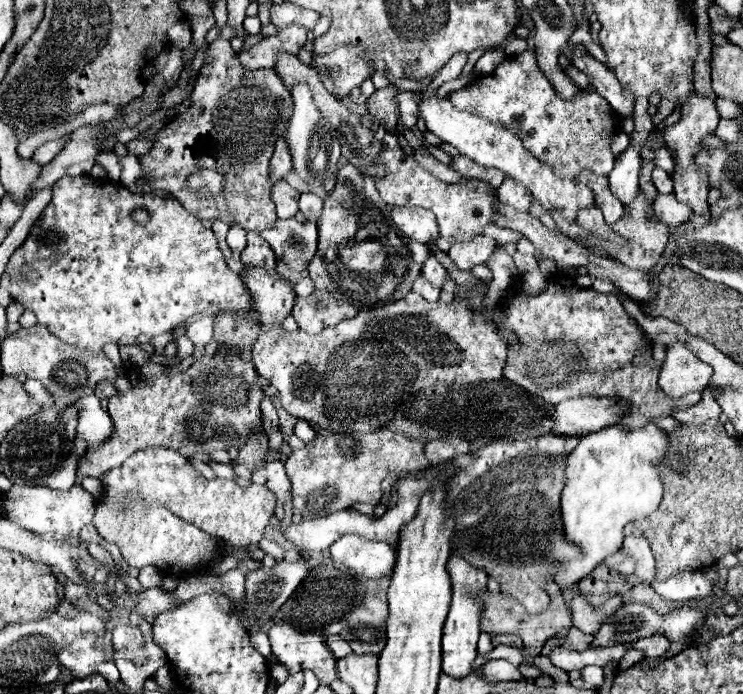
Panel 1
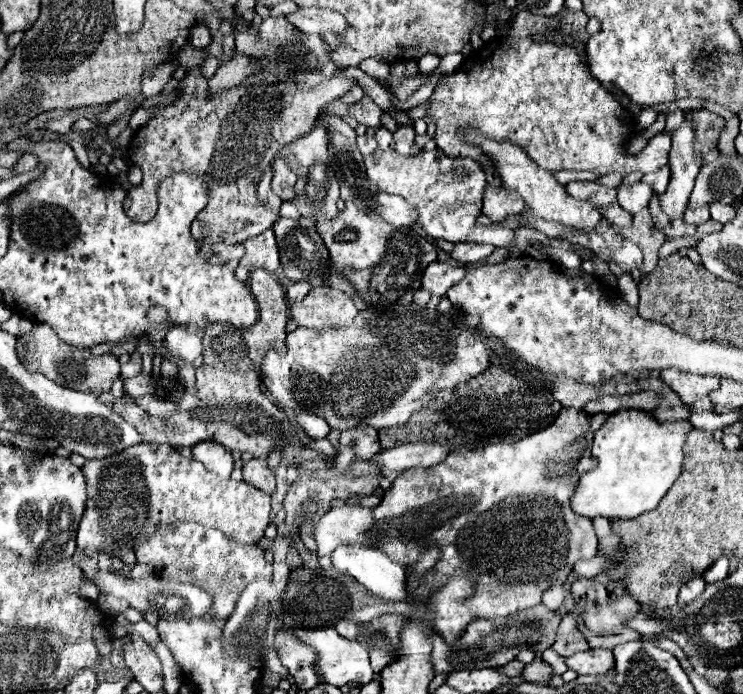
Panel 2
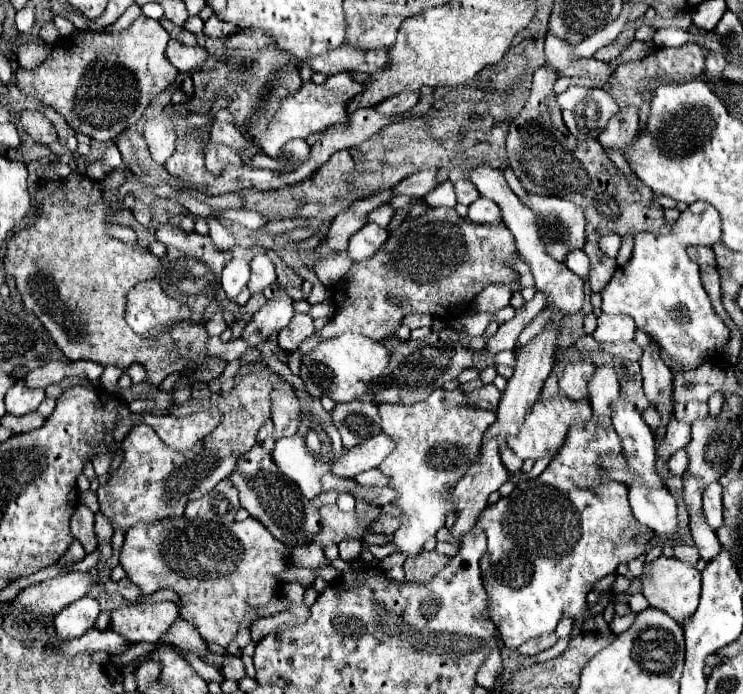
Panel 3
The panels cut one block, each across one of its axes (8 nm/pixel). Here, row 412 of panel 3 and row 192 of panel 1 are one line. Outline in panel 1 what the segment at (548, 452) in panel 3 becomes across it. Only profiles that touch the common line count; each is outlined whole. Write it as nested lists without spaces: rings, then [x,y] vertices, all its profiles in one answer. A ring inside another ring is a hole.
[[[430,96],[428,100],[422,98],[418,116],[422,116],[426,120],[426,128],[430,132],[434,132],[442,142],[448,142],[454,148],[458,148],[458,152],[462,156],[468,156],[476,164],[486,166],[486,168],[494,166],[494,168],[502,170],[508,178],[522,184],[532,194],[534,202],[540,204],[532,202],[528,210],[532,216],[538,218],[542,214],[548,213],[544,210],[558,210],[566,220],[576,222],[580,208],[594,206],[594,194],[590,188],[580,186],[576,180],[562,180],[562,176],[554,174],[550,166],[546,166],[544,162],[534,158],[522,146],[518,136],[508,132],[504,126],[496,126],[496,124],[490,124],[488,120],[478,118],[474,114],[468,114],[464,110],[456,110],[448,98],[436,98],[436,96]]]

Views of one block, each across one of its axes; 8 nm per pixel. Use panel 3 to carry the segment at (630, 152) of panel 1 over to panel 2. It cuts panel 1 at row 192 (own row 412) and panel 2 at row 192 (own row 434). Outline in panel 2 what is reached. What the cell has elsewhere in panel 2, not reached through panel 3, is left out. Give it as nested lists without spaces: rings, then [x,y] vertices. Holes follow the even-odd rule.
[[[636,182],[632,186],[622,186],[622,184],[618,186],[618,202],[630,214],[636,214],[642,208],[646,208],[652,194],[654,194],[654,190],[648,184],[640,184],[640,182]]]

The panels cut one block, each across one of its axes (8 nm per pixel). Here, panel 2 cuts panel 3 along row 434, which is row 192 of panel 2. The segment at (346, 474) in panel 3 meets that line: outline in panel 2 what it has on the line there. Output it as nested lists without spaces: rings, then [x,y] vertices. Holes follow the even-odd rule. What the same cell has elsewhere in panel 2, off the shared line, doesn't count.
[[[382,190],[376,192],[376,212],[392,226],[412,226],[416,224],[416,212],[410,208],[402,196],[390,196]]]

